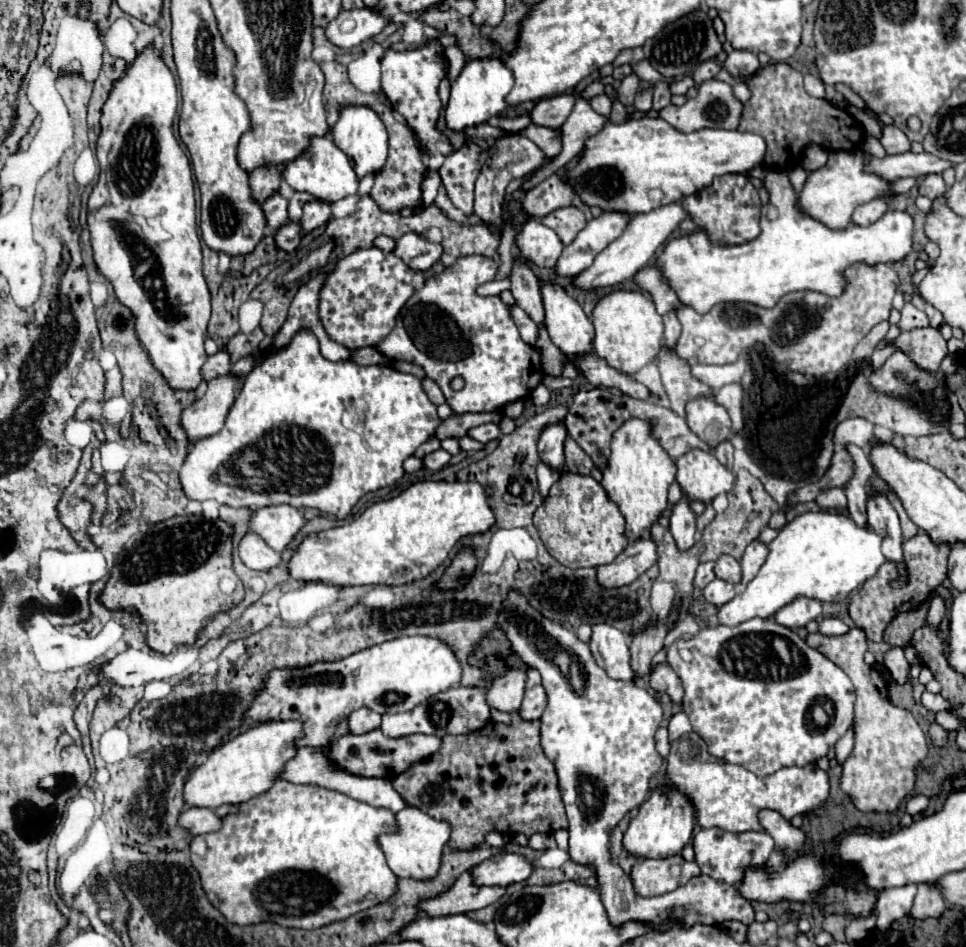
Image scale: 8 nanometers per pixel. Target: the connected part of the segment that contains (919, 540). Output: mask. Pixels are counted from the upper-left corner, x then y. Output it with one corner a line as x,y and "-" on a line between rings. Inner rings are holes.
920,530
914,538
910,538
902,544
902,552
904,552
904,566
908,572
908,580
902,588
892,586
892,582
898,576
898,562
886,562
878,570
878,574
874,578
866,580
864,586
858,590
858,594
854,594
850,598
850,606
848,606
850,618
854,620
854,624
858,628
864,630
868,640
882,642
884,640
882,634
896,614
916,610
946,580
946,560
948,560
948,552
950,552
948,544
936,544
924,530

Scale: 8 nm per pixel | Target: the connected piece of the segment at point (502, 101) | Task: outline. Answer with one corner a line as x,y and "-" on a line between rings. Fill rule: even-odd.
498,56
490,58
472,58
464,64
460,76
452,84
450,90
450,102
446,108
446,124
448,128
462,132
466,126
482,124
492,116
498,116
500,112
506,110
506,96
514,86
514,76
512,70
506,66
506,62

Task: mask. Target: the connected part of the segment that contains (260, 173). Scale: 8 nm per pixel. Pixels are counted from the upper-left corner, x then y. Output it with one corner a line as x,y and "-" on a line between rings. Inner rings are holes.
284,164
278,166
258,166
250,172
250,188
258,202
264,202
268,196
272,196
282,180

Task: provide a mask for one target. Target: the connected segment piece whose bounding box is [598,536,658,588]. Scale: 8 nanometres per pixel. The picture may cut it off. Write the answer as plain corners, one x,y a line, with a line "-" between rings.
642,536
634,540
614,562
598,568
598,582
604,588
620,588
632,584
656,562
658,562
656,542
650,536

